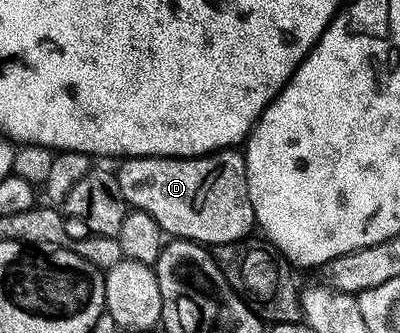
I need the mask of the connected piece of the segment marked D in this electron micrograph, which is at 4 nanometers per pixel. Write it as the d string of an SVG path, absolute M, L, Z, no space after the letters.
M229 148L227 150L218 150L211 154L203 154L200 158L126 158L119 163L120 171L115 171L116 189L121 198L133 211L141 210L148 213L150 217L157 221L160 229L165 235L171 236L176 240L187 240L198 242L208 248L226 246L229 244L243 243L243 238L247 236L256 226L256 213L250 204L250 192L248 191L248 177L246 176L246 164L244 163L243 153L239 149Z

